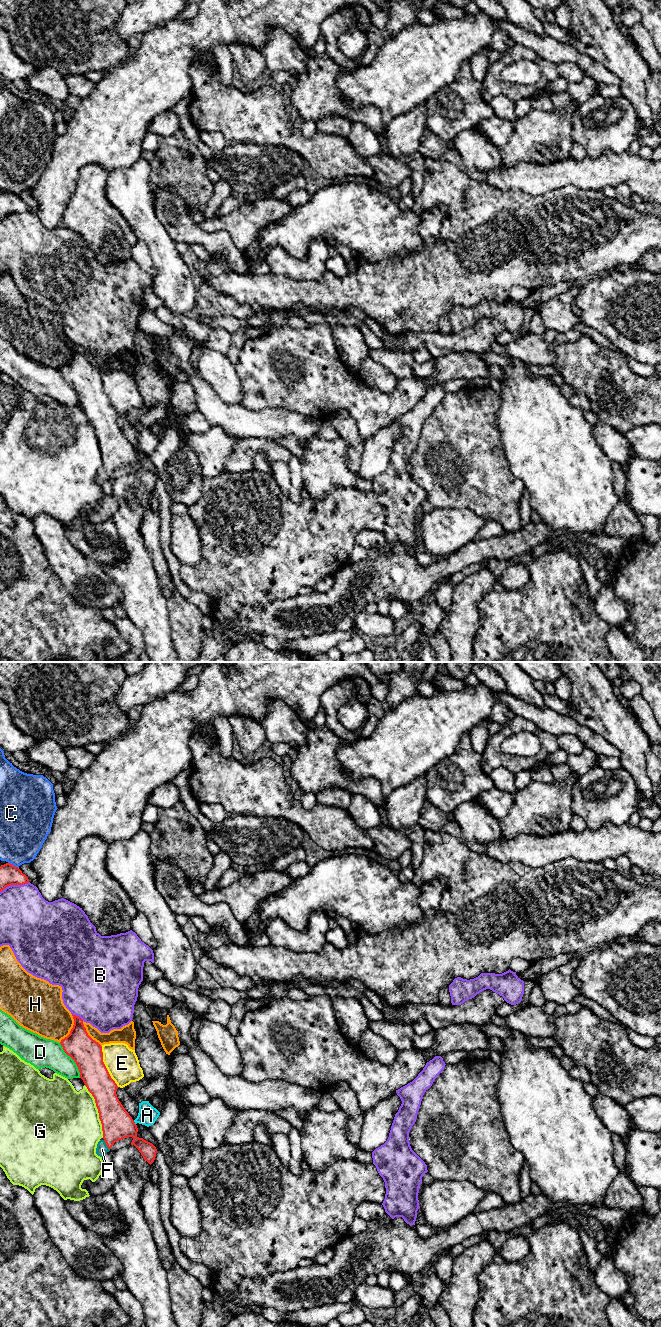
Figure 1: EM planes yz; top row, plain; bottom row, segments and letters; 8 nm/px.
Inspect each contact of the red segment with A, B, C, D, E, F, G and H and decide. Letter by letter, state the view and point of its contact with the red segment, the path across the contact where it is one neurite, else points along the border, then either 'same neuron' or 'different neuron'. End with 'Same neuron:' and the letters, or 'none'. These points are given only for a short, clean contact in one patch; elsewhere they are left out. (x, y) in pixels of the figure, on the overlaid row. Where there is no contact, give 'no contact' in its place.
A: meets red in yz at (134, 1122); border along yz (133, 1120), (135, 1124); different neuron
B: meets red in yz at (14, 884); different neuron
C: meets red in yz at (13, 865); different neuron
D: meets red in yz at (73, 1059); different neuron
E: meets red in yz at (105, 1066); different neuron
F: meets red in yz at (106, 1144); runs through yz (117, 1124), (106, 1144), (102, 1149); same neuron
G: meets red in yz at (98, 1111); different neuron
H: meets red in yz at (71, 1029); different neuron
Same neuron: F

